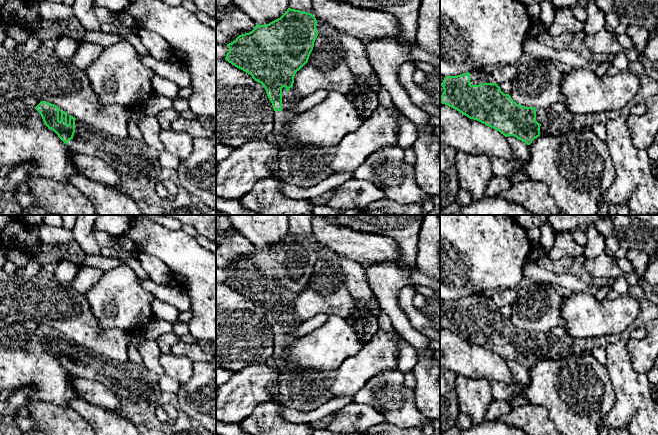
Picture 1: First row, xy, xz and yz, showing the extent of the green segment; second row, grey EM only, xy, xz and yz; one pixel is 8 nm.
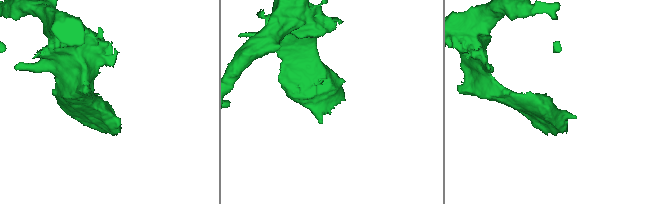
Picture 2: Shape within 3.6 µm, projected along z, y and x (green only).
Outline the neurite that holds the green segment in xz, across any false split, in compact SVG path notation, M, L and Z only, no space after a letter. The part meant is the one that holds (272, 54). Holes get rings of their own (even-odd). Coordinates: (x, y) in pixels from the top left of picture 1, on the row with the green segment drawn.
M288 8L280 18L267 25L256 24L251 32L239 35L227 44L229 52L225 57L226 61L250 74L265 88L275 111L273 133L281 147L281 168L287 174L283 180L301 188L312 188L328 178L327 168L336 153L336 146L295 147L290 139L284 137L285 123L298 114L289 109L302 99L294 91L294 76L308 62L318 36L317 23L311 13Z

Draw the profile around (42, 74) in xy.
M0 45L0 95L8 99L35 97L56 105L88 126L118 137L129 137L127 124L131 110L117 104L102 105L86 71L78 69L71 60L61 60L53 49L27 54Z

